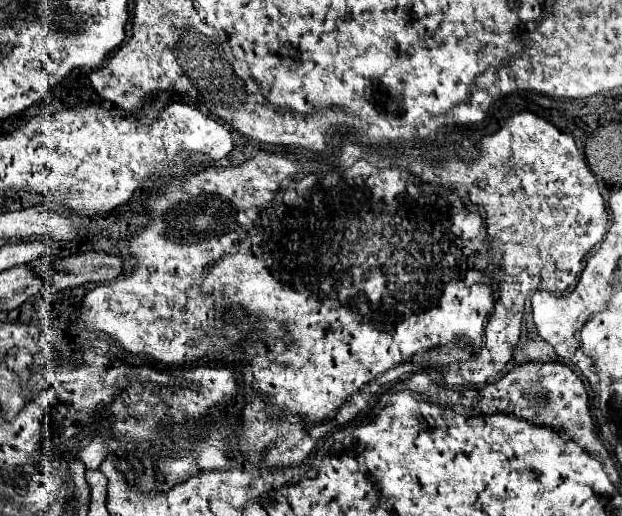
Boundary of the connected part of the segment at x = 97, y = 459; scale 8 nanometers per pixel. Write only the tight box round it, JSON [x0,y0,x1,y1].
[76,437,108,469]

